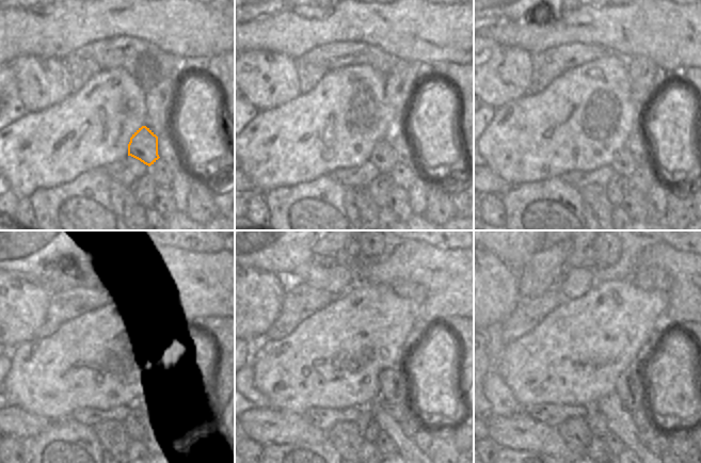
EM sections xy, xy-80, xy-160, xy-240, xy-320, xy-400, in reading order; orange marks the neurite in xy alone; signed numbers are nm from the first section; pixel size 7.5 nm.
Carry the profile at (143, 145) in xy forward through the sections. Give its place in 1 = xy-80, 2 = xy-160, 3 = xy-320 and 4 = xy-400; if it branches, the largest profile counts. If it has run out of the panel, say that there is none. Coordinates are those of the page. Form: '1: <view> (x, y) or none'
1: xy-80 (383, 157)
2: xy-160 (623, 162)
3: xy-320 (398, 411)
4: xy-400 (639, 416)

